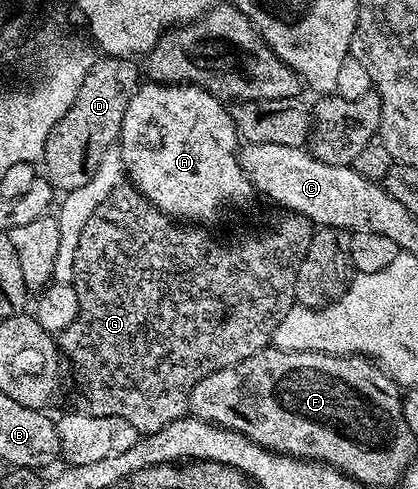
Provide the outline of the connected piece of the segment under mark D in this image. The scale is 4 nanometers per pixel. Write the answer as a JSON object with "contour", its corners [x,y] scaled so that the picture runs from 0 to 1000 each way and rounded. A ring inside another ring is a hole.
{"contour":[[[254,112],[239,119],[203,153],[165,227],[148,235],[136,260],[117,268],[117,284],[108,284],[98,346],[112,352],[105,356],[117,376],[151,399],[213,374],[249,311],[282,286],[299,219],[309,219],[309,202],[318,202],[337,172],[337,141],[321,133],[321,123]]]}

